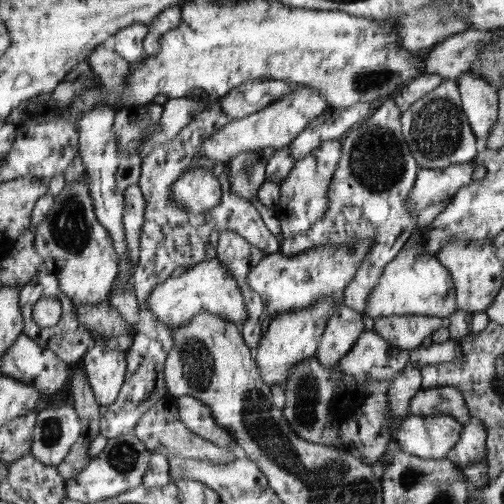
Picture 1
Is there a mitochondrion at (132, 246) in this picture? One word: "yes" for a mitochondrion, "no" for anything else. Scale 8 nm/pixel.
no

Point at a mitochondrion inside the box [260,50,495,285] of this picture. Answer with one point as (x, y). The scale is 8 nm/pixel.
(377, 161)

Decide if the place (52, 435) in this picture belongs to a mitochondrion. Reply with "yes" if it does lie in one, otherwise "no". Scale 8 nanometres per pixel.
yes

